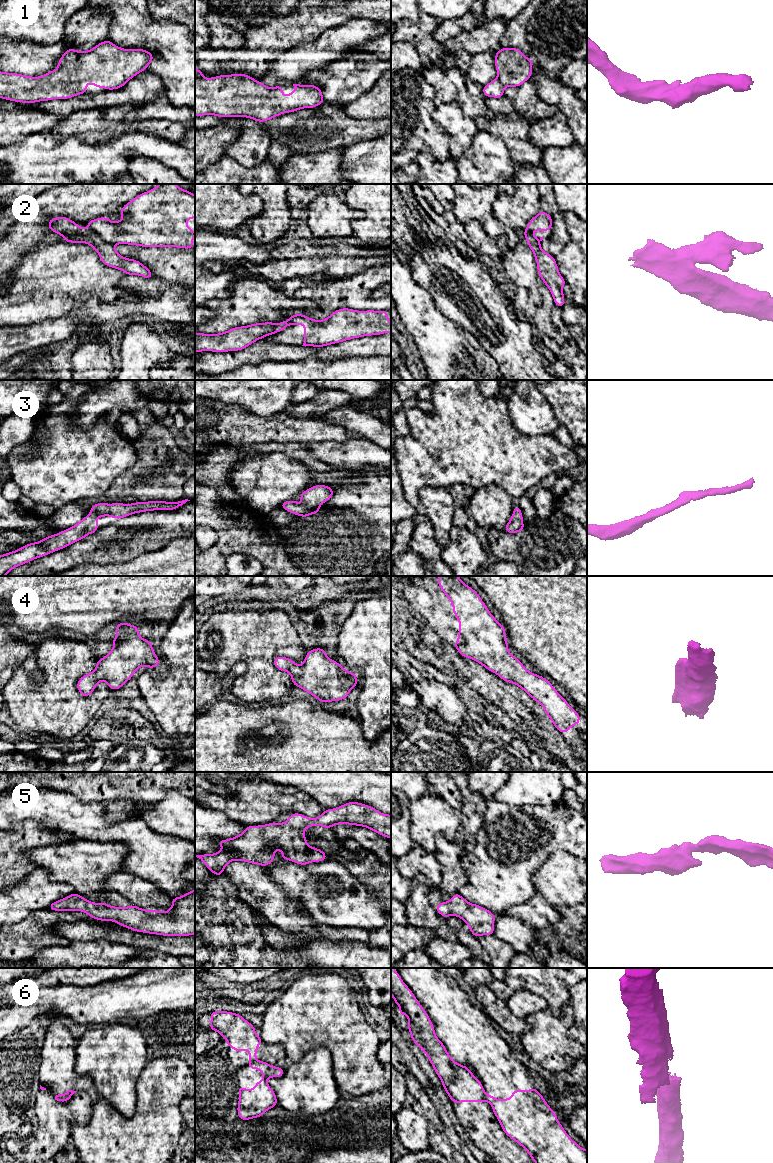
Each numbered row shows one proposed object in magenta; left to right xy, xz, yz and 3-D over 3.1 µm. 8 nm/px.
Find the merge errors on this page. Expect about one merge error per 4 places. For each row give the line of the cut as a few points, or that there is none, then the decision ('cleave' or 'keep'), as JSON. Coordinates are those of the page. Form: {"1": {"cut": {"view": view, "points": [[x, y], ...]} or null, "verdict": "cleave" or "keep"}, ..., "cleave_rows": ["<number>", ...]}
{"1": {"cut": null, "verdict": "keep"}, "2": {"cut": {"view": "xy", "points": [[87, 229], [95, 232], [103, 240], [113, 245]]}, "verdict": "cleave"}, "3": {"cut": null, "verdict": "keep"}, "4": {"cut": null, "verdict": "keep"}, "5": {"cut": null, "verdict": "keep"}, "6": {"cut": {"view": "xz", "points": [[256, 1060], [249, 1064]]}, "verdict": "cleave"}, "cleave_rows": ["2", "6"]}

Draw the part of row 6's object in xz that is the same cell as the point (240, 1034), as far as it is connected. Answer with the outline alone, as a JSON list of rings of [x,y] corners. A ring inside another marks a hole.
[[[214,1011],[210,1017],[209,1030],[217,1031],[234,1051],[248,1050],[249,1064],[257,1061],[257,1049],[263,1041],[250,1022],[242,1015],[228,1011]]]

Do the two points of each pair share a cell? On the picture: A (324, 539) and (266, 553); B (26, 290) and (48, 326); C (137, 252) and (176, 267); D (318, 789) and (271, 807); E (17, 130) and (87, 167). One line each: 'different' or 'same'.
A: different
B: different
C: same
D: different
E: different

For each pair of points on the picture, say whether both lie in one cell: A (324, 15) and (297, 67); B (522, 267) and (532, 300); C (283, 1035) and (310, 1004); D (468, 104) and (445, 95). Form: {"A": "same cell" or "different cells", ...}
{"A": "different cells", "B": "same cell", "C": "same cell", "D": "same cell"}

